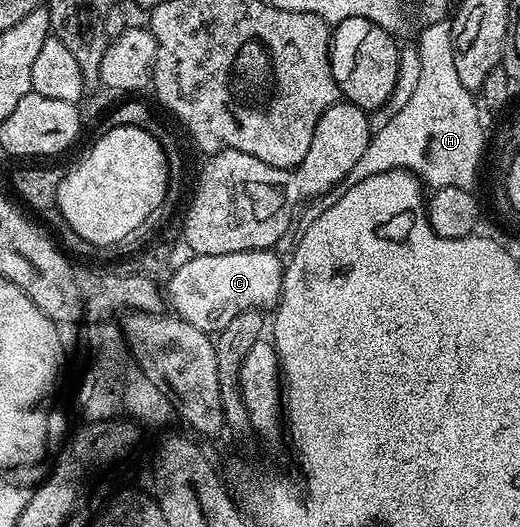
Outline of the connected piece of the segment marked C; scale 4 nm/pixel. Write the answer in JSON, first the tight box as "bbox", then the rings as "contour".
{"bbox":[166,248,285,334],"contour":[[[267,248],[234,254],[206,254],[205,256],[194,254],[190,262],[186,262],[186,266],[171,269],[172,277],[168,280],[168,288],[166,284],[167,307],[181,320],[190,322],[190,326],[198,326],[198,330],[209,334],[221,332],[230,323],[230,318],[243,312],[275,309],[280,302],[285,270],[285,265],[275,256],[276,254],[275,251]]]}

